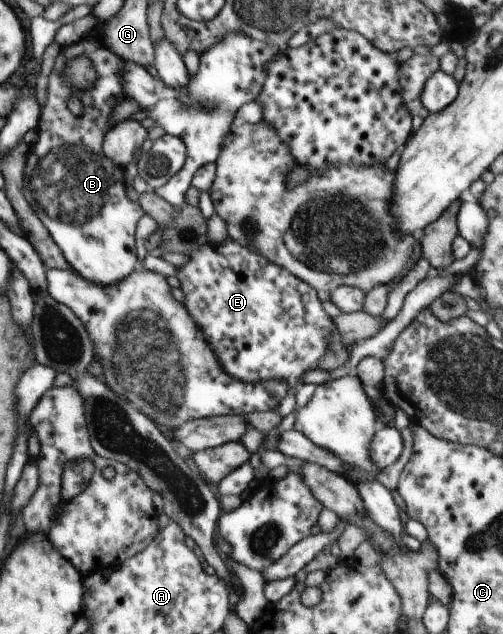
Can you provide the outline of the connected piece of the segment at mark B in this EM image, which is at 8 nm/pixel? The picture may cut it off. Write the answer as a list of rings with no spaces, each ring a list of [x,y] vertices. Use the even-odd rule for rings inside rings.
[[[99,21],[96,28],[91,30],[88,38],[65,46],[55,59],[49,75],[46,102],[41,108],[36,142],[29,147],[26,159],[23,193],[30,206],[35,210],[42,224],[48,229],[53,241],[61,248],[69,266],[90,282],[101,285],[111,285],[124,280],[137,268],[136,234],[137,222],[145,215],[139,201],[132,201],[126,194],[124,172],[107,154],[103,153],[103,140],[114,126],[110,124],[110,114],[114,106],[124,98],[123,73],[125,72],[124,58],[109,49],[101,39],[100,27],[104,22]],[[77,56],[85,56],[92,61],[98,80],[96,84],[83,93],[73,91],[61,75],[63,66],[68,60]],[[72,94],[82,96],[83,113],[75,115],[68,108],[66,98]]]

